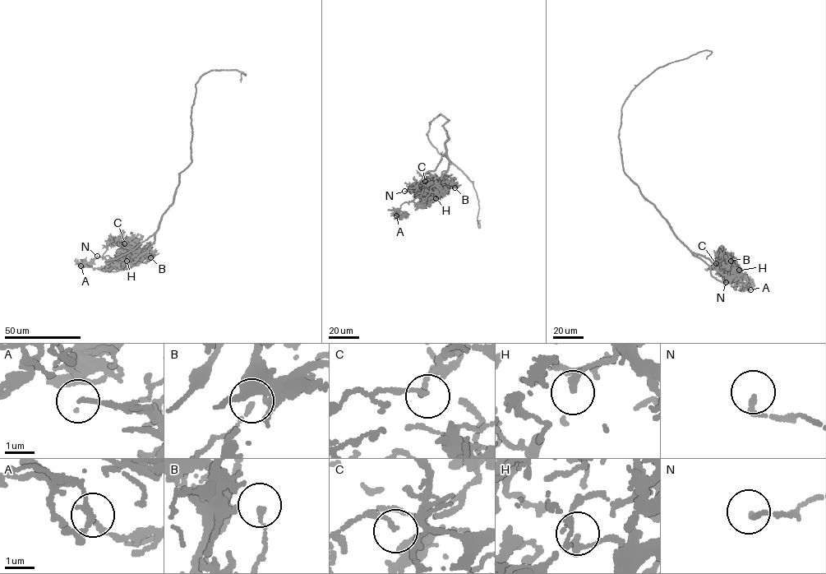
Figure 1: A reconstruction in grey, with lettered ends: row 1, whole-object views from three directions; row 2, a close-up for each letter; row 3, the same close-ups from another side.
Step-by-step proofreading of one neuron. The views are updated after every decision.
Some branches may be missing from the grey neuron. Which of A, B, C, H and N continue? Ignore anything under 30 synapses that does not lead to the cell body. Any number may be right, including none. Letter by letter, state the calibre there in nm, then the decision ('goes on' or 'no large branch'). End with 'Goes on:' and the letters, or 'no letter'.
A: 130 nm thick; no large branch
B: 140 nm thick; no large branch
C: 150 nm thick; no large branch
H: 190 nm thick; no large branch
N: 160 nm thick; no large branch
Goes on: no letter

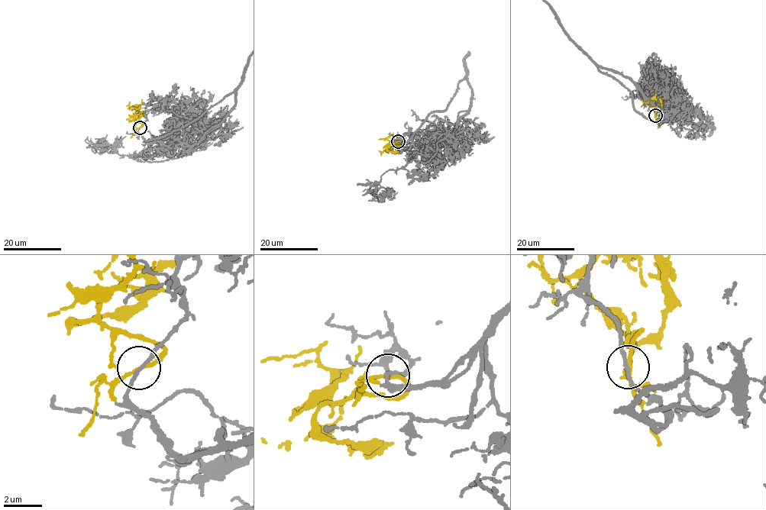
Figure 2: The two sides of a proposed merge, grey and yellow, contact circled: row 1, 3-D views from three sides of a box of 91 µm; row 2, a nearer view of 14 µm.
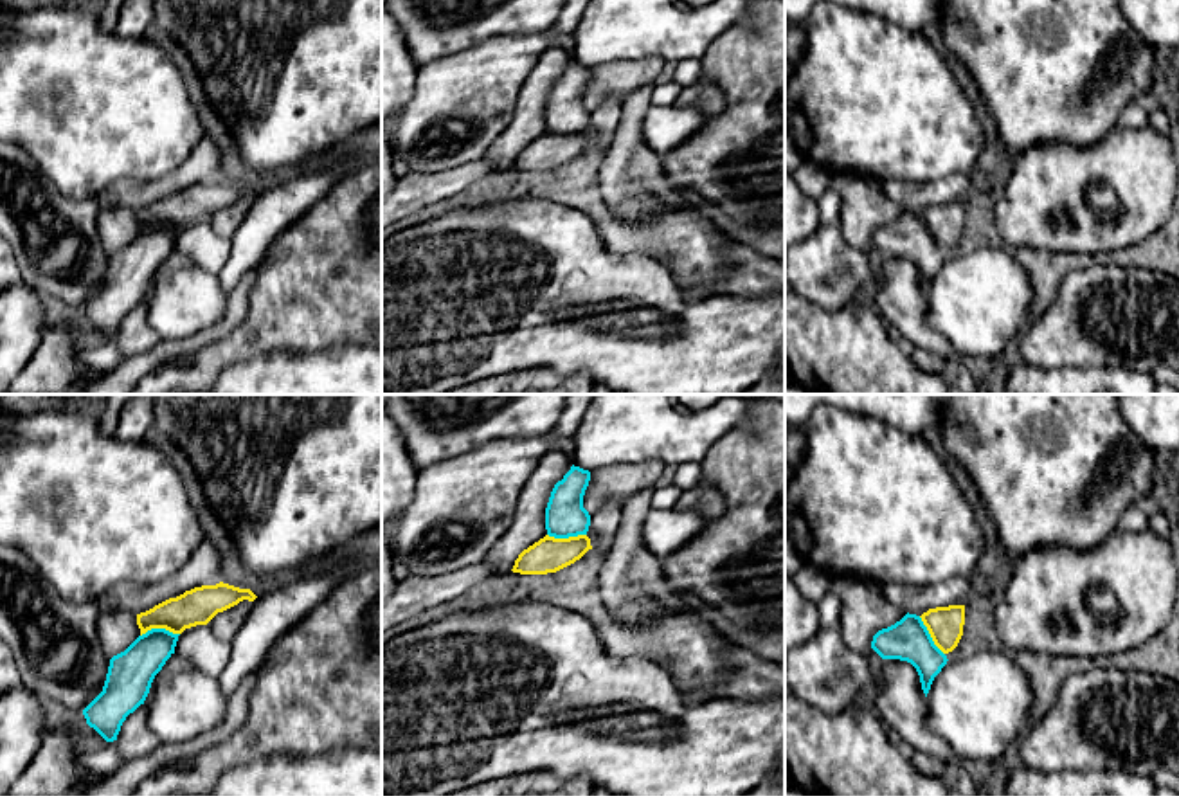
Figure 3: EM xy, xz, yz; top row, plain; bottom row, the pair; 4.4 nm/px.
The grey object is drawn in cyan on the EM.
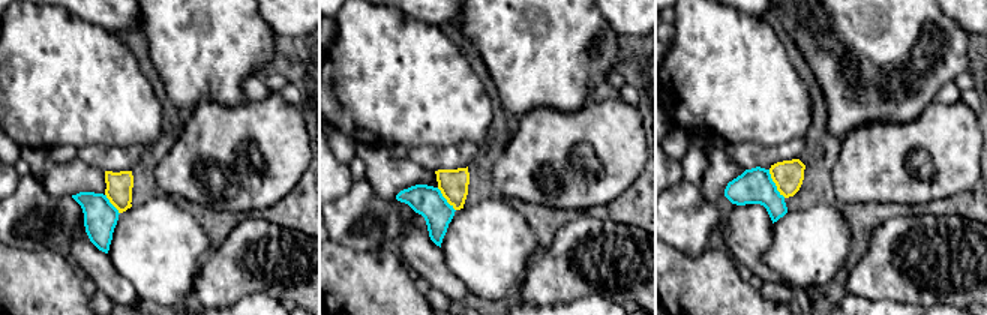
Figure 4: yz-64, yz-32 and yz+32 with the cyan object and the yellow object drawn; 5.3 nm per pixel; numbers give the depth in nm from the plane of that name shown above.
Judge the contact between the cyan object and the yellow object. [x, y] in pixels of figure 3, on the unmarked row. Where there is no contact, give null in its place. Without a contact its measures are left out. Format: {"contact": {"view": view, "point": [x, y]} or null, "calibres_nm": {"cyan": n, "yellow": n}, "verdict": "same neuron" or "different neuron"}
{"contact": {"view": "xy", "point": [159, 226]}, "calibres_nm": {"cyan": 200, "yellow": 160}, "verdict": "same neuron"}

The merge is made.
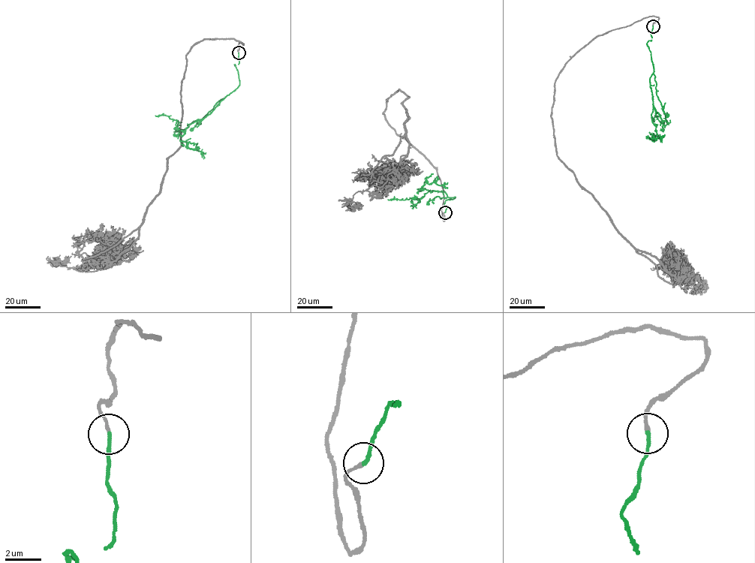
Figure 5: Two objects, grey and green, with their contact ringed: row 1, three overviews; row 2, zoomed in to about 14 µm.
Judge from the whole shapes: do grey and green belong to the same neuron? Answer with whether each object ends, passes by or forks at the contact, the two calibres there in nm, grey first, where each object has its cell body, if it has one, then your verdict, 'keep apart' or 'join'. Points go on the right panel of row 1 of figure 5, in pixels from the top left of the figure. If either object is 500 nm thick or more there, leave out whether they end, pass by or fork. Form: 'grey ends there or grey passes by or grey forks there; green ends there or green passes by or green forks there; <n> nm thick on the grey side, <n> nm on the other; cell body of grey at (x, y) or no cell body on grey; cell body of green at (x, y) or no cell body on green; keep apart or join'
grey ends there; green ends there; 160 nm thick on the grey side, 180 nm on the other; no cell body on grey; no cell body on green; join

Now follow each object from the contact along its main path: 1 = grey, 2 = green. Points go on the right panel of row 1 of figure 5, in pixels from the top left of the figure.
1: (653, 26), (650, 16), (597, 36), (566, 64), (554, 145), (636, 248), (703, 292)
2: (653, 26), (647, 43), (654, 70), (649, 82), (657, 134), (652, 136), (662, 142)

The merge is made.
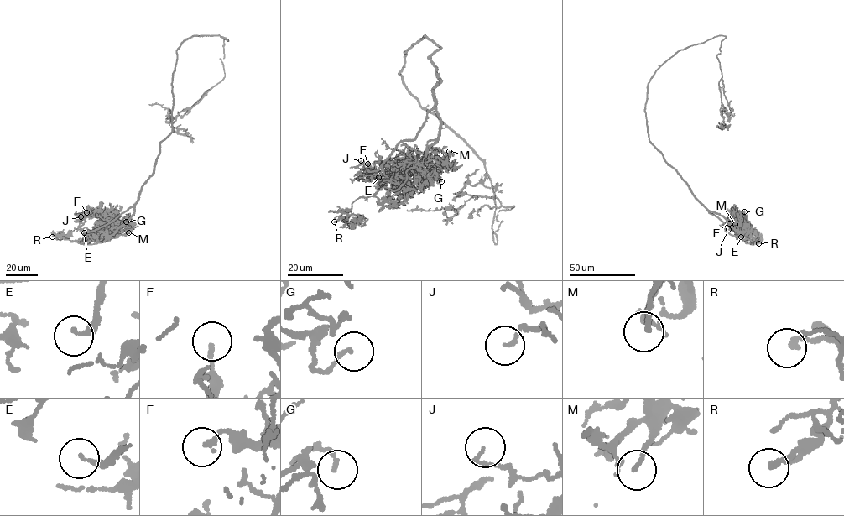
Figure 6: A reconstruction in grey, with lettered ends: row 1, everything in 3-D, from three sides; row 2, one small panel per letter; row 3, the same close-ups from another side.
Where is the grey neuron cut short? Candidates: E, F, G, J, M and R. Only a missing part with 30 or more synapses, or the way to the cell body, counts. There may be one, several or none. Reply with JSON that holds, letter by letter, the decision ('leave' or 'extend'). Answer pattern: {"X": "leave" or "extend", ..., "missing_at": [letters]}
{"E": "extend", "F": "leave", "G": "leave", "J": "leave", "M": "leave", "R": "leave", "missing_at": ["E"]}

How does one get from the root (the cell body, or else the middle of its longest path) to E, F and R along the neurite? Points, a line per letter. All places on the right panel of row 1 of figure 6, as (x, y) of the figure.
E: (647, 98), (644, 110), (650, 143), (709, 212), (722, 221), (726, 231), (735, 237), (741, 237)
F: (647, 98), (650, 143), (709, 212), (722, 221), (726, 231), (737, 237), (731, 228), (736, 220), (729, 223)
R: (647, 98), (644, 110), (650, 143), (706, 208), (723, 216), (742, 239), (751, 240), (748, 243), (758, 243)

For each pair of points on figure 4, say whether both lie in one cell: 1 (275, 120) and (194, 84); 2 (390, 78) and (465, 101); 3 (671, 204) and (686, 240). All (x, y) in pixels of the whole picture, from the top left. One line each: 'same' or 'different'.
1: different
2: same
3: same

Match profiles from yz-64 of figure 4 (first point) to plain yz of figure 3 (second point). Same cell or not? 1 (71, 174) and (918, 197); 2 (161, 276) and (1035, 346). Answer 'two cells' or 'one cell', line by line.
1: two cells
2: two cells

